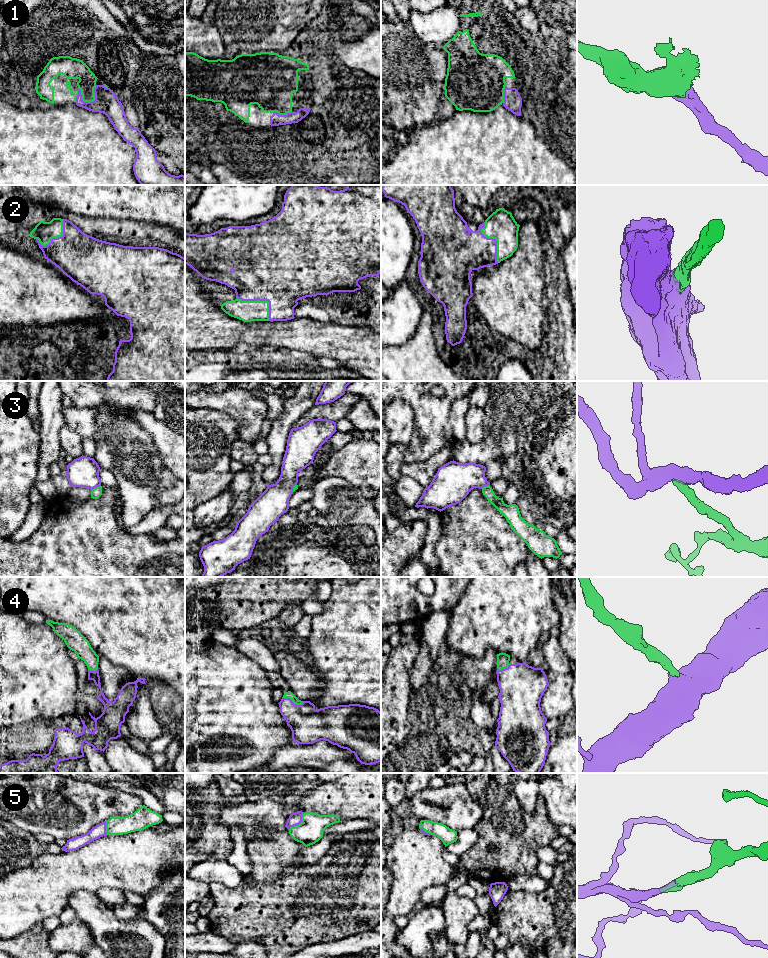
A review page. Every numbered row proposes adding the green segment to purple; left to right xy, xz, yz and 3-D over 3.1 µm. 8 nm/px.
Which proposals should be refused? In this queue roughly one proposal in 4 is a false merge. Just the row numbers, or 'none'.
3

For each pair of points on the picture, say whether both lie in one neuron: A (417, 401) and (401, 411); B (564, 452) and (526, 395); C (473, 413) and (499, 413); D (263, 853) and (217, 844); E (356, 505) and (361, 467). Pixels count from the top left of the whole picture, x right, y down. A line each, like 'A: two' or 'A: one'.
A: two
B: two
C: two
D: two
E: two

